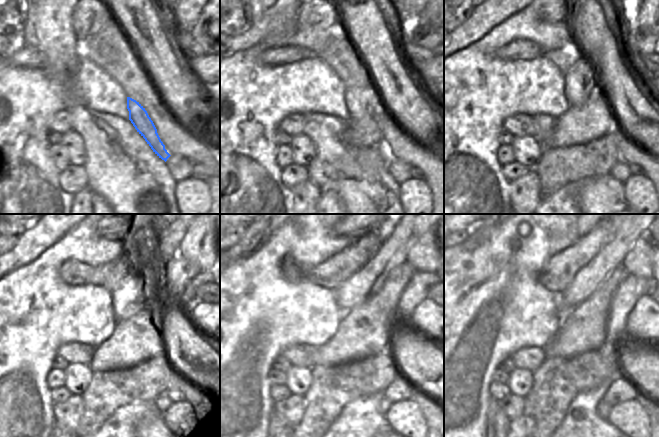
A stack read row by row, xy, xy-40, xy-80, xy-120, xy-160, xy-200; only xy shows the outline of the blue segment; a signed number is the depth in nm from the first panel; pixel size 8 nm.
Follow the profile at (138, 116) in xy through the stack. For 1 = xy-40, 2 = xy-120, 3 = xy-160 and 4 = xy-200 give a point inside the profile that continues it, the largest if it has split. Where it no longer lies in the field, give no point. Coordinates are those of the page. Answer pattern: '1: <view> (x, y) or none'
1: xy-40 (360, 101)
2: xy-120 (128, 298)
3: xy-160 (393, 251)
4: xy-200 (590, 277)

